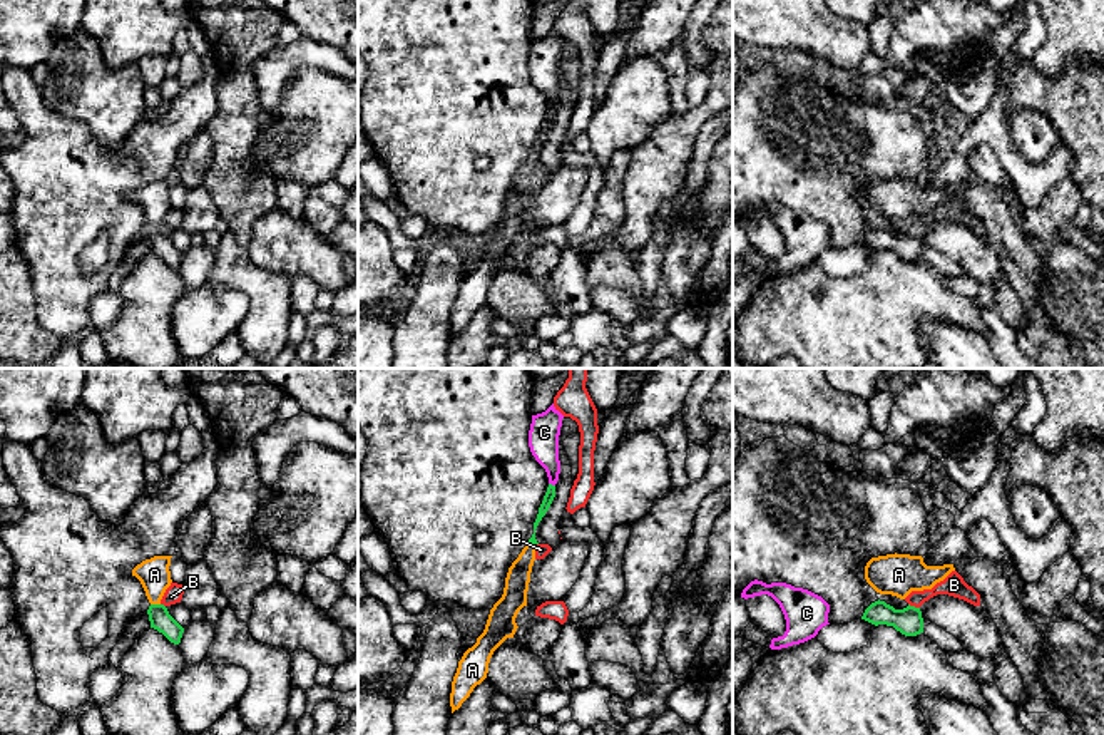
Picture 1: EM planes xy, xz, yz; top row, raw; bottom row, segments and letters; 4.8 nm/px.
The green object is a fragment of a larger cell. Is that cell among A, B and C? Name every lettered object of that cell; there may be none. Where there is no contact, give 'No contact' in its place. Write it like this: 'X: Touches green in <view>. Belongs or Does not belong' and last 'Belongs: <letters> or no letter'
A: Touches green in xy. Does not belong
B: Touches green in yz. Does not belong
C: Touches green in xz. Belongs
Belongs: C

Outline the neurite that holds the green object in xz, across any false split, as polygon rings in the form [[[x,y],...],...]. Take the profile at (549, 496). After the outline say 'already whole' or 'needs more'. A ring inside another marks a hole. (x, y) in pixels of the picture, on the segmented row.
[[[554,403],[545,412],[532,415],[532,424],[529,430],[529,447],[532,455],[545,469],[549,477],[549,487],[539,507],[537,519],[534,522],[534,534],[529,539],[529,542],[534,546],[539,544],[535,539],[535,529],[555,497],[555,484],[560,474],[559,435],[562,419],[564,415],[554,407]]]; needs more

